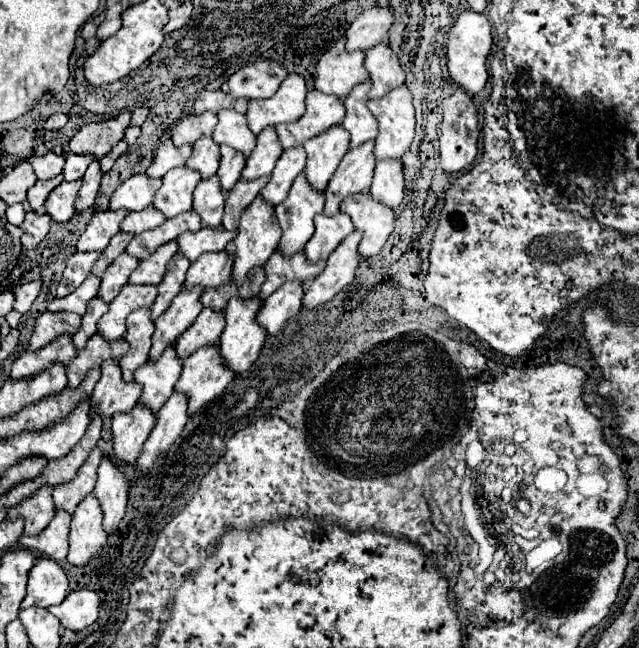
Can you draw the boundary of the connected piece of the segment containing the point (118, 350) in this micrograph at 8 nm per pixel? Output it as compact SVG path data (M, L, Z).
M95 332L87 342L87 346L81 352L77 352L73 364L69 364L67 368L69 388L79 386L87 370L91 370L93 366L101 366L107 358L119 360L127 350L129 350L129 342L125 340L125 336L121 336L121 340L117 340L115 344L109 344L105 338L101 338L99 332Z

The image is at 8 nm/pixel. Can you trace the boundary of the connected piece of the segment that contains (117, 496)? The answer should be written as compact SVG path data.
M103 456L99 464L99 478L93 492L99 498L101 510L105 514L103 528L105 532L111 532L119 524L119 520L125 516L129 482L123 476L123 472L115 466L115 462L109 460L109 456Z

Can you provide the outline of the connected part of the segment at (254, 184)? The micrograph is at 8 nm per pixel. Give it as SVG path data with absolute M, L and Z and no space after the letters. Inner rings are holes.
M269 176L257 178L257 180L239 180L229 192L225 200L225 216L223 216L223 226L227 230L235 230L239 224L241 212L259 196L261 188L269 182Z

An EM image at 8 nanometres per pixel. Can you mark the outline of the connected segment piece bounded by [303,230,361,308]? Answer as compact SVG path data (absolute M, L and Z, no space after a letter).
M353 230L327 258L325 270L313 278L305 290L303 306L315 308L331 300L337 292L341 292L355 278L355 270L361 264L361 256L357 256L357 248L361 242L361 232Z

